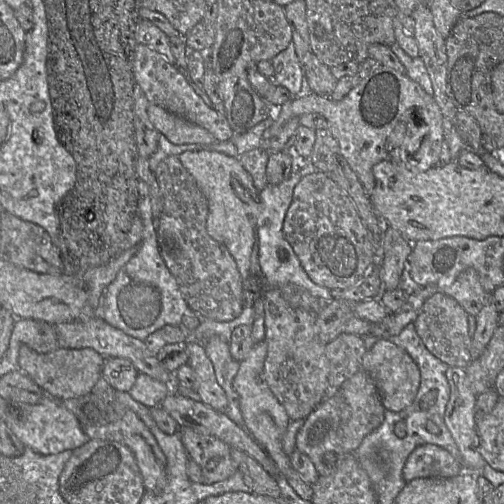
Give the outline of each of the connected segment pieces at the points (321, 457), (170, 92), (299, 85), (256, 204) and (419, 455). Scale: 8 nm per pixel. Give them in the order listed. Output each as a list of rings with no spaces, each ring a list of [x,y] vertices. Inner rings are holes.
[[[361,368],[330,397],[324,397],[303,420],[296,445],[313,462],[320,476],[332,474],[347,454],[352,454],[363,439],[378,429],[385,418],[385,407],[371,376]]]
[[[135,40],[133,74],[136,83],[141,87],[149,103],[159,106],[172,114],[192,121],[212,134],[217,141],[232,141],[234,132],[224,114],[220,114],[195,92],[184,74],[176,66],[170,64],[160,53]]]
[[[288,41],[288,49],[276,57],[272,62],[261,61],[256,70],[276,85],[280,85],[291,96],[298,96],[307,91],[307,84],[303,73],[301,60],[296,60]]]
[[[216,150],[184,151],[179,155],[183,166],[191,174],[208,203],[207,232],[211,238],[224,245],[234,259],[241,279],[250,272],[250,259],[256,245],[256,224],[261,212],[260,192],[251,175],[238,157]]]
[[[423,444],[408,457],[403,469],[404,486],[415,478],[451,478],[464,471],[462,463],[436,444]]]

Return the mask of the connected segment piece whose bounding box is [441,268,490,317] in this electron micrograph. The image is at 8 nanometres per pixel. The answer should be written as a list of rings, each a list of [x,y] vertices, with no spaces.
[[[473,268],[462,271],[447,289],[442,292],[454,298],[469,315],[476,315],[490,301],[490,295],[483,289],[479,275]]]

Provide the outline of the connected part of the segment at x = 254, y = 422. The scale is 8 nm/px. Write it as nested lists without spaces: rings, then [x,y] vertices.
[[[265,340],[254,343],[248,355],[239,362],[239,369],[232,386],[239,395],[240,411],[244,419],[244,428],[250,432],[267,450],[275,462],[278,473],[285,477],[292,468],[290,456],[282,447],[282,438],[293,420],[290,420],[284,406],[278,401],[264,380],[264,362],[267,354]]]

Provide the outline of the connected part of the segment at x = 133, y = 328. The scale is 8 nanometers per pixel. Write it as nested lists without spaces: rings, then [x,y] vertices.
[[[139,177],[138,189],[138,208],[144,226],[143,239],[135,248],[134,255],[105,288],[102,303],[98,305],[94,316],[131,337],[145,341],[149,335],[166,325],[183,326],[183,317],[195,313],[187,304],[175,277],[160,255],[148,185]]]

